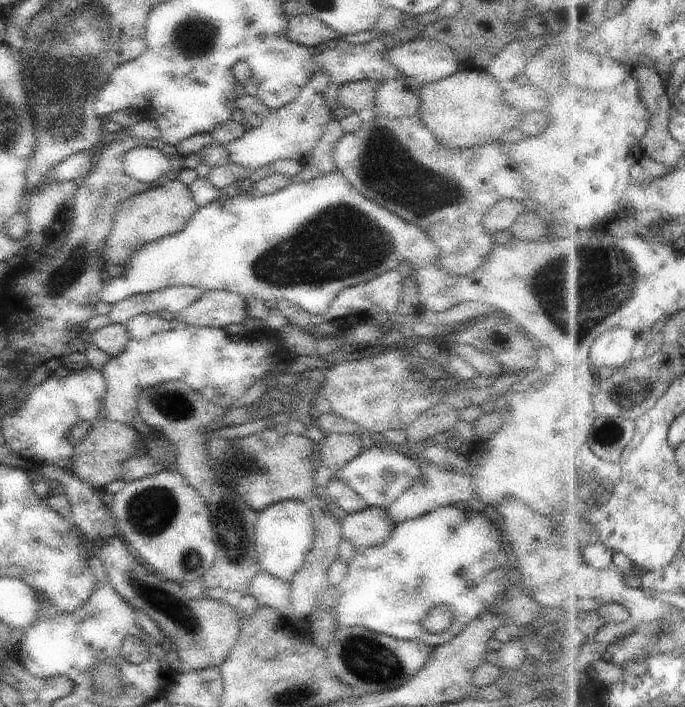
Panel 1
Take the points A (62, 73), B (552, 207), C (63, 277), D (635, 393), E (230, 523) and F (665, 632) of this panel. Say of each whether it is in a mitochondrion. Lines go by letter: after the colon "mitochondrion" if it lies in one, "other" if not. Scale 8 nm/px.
A: mitochondrion
B: other
C: mitochondrion
D: mitochondrion
E: mitochondrion
F: mitochondrion

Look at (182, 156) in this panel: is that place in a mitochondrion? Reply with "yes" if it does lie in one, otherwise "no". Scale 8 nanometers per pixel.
no

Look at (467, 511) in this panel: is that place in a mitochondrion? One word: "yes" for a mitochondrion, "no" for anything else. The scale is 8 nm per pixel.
no

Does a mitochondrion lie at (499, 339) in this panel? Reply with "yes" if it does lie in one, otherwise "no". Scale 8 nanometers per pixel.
no

